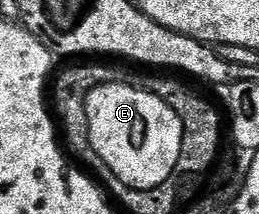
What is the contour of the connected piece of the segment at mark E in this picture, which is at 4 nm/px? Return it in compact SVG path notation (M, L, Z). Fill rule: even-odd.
M121 80L103 84L87 96L87 124L93 151L101 157L106 170L115 172L115 176L123 180L123 184L127 184L130 190L150 190L174 177L185 129L181 123L181 115L166 102L149 90L128 86Z

